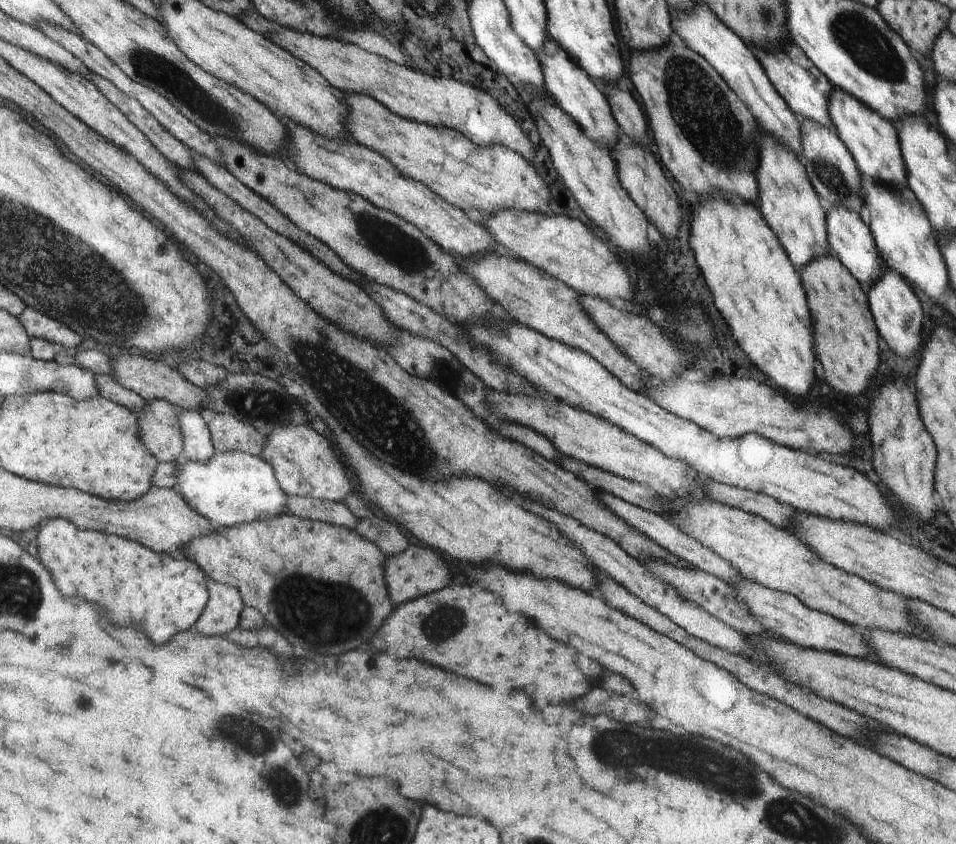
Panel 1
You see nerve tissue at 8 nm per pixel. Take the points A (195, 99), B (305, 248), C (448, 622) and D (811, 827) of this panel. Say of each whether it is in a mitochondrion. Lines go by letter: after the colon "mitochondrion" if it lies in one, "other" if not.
A: mitochondrion
B: other
C: mitochondrion
D: mitochondrion

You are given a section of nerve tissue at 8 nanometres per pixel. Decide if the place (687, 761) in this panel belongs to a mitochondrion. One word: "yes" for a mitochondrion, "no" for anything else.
yes

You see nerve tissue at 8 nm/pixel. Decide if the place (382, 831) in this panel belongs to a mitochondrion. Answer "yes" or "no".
yes

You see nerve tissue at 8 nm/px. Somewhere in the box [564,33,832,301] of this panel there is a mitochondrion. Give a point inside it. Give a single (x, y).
(701, 110)

